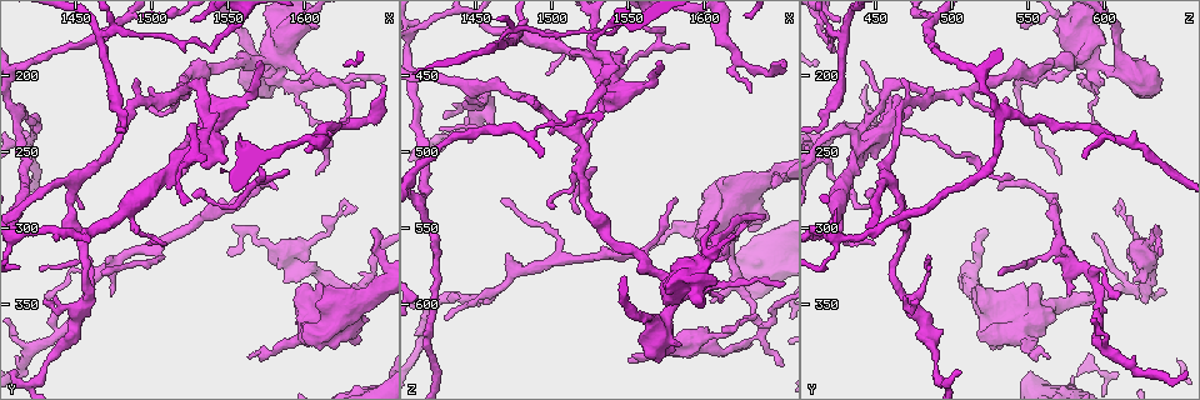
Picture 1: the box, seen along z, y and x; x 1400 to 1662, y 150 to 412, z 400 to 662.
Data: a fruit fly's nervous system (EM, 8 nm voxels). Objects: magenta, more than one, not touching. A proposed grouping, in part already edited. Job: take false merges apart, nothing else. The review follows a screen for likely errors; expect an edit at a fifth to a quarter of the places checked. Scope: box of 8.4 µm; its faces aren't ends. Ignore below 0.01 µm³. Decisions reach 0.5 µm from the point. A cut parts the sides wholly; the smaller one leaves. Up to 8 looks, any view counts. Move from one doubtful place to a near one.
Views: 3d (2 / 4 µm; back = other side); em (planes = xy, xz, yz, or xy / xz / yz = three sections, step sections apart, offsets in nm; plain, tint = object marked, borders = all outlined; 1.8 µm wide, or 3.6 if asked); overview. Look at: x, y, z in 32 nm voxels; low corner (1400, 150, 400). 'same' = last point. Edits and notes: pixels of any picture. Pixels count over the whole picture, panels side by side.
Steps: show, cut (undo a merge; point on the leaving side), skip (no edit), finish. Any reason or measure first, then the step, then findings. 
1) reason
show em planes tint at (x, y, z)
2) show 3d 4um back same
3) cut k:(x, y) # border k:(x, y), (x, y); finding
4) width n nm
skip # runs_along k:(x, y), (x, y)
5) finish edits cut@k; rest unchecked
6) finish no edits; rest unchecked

abrupt turn
show em xz step 8 tint at (1456, 348, 472)

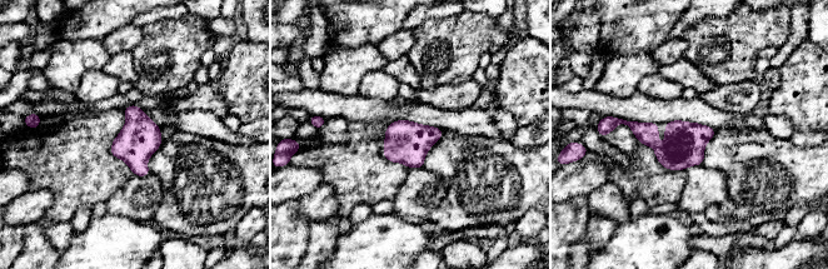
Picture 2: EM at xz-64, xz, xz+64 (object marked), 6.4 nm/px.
another direction
show em planes borders same

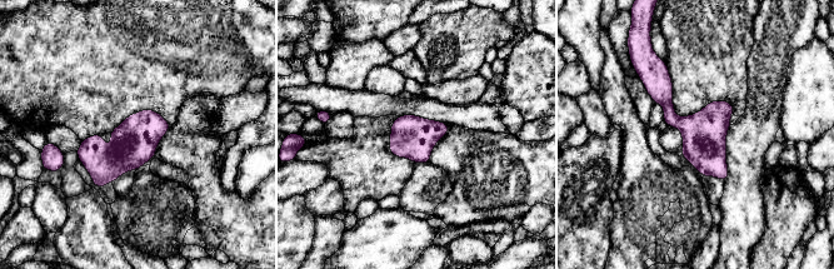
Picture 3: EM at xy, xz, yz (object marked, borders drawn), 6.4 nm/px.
skip # runs_along 3:(658, 68), (668, 111), (723, 177); all the same neuron

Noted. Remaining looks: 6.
calibre changes
show 3d 2um at (1476, 322, 576)

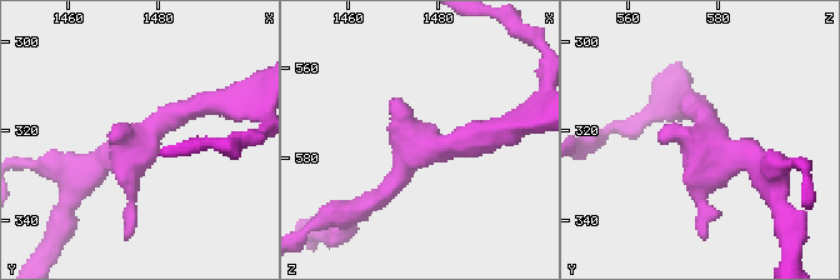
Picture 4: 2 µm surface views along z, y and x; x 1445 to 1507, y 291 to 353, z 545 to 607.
show em planes plain at (1475, 323, 577)

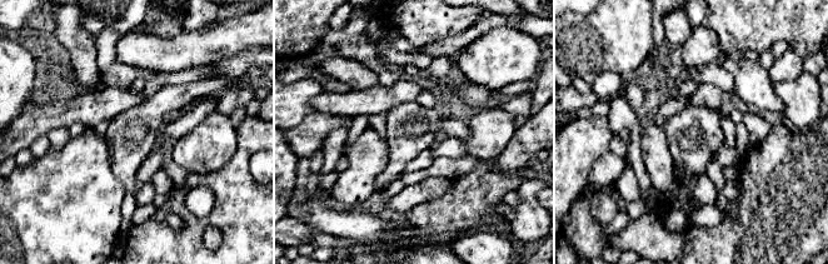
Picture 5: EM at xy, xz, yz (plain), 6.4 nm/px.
show em planes tint same

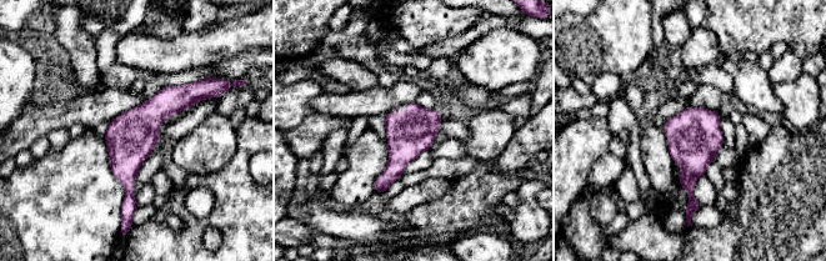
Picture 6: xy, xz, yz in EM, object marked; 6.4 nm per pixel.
skip # runs_along 6:(193, 86), (130, 140), (128, 206); continuous, no second neuron

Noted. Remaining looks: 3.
show em 3.6um xy step 8 borders at (1586, 180, 584)

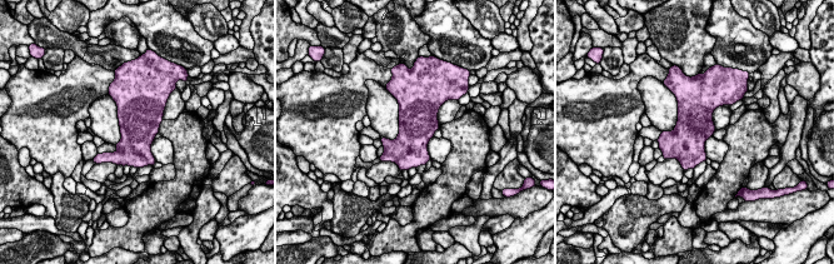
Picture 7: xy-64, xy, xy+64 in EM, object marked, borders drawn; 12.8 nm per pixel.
show em 3.6um planes borders same

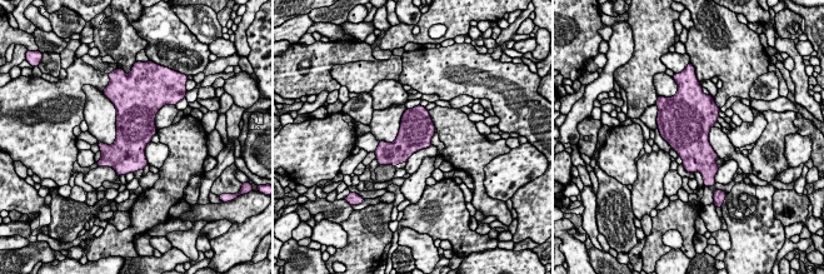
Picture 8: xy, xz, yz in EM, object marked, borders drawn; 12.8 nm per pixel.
skip # all the same neuron

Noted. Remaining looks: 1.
finish no edits; rest unchecked

